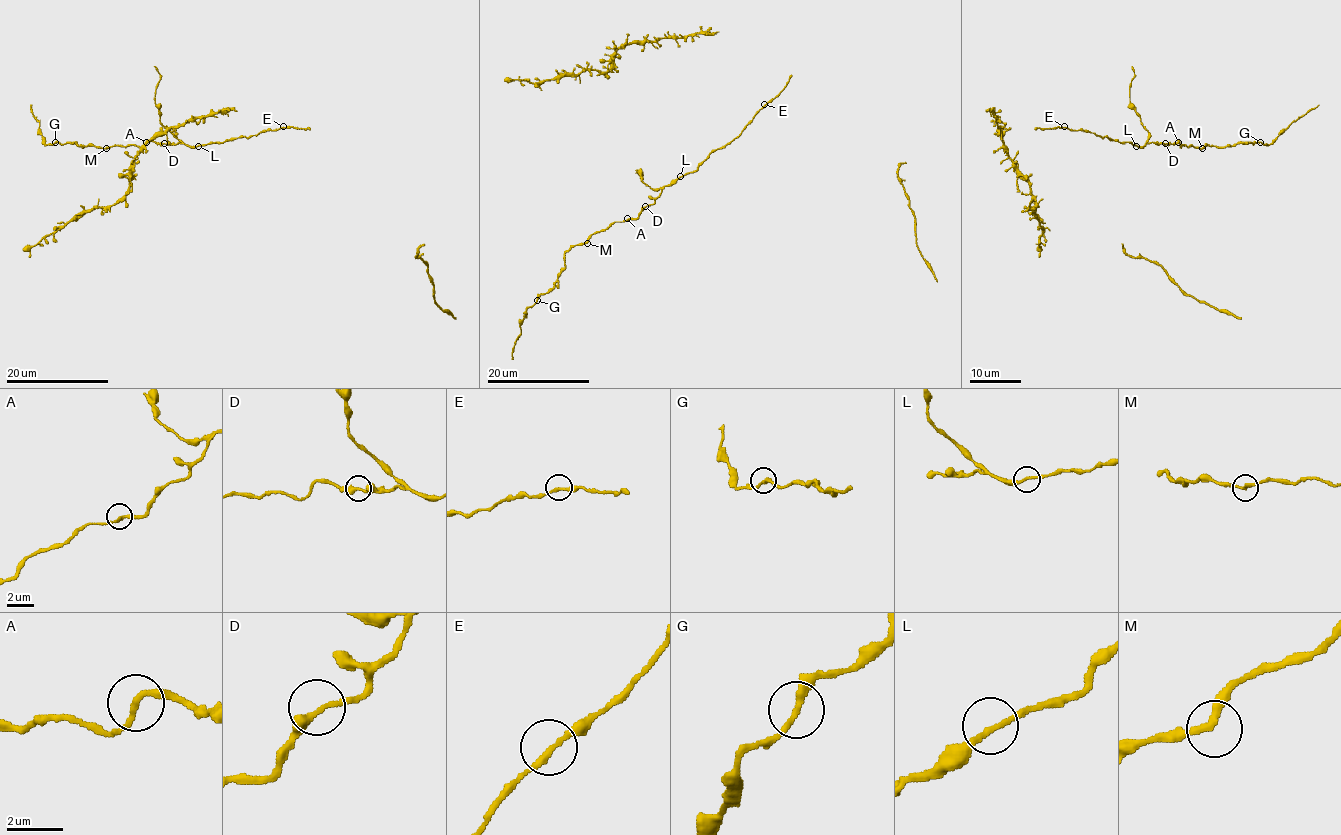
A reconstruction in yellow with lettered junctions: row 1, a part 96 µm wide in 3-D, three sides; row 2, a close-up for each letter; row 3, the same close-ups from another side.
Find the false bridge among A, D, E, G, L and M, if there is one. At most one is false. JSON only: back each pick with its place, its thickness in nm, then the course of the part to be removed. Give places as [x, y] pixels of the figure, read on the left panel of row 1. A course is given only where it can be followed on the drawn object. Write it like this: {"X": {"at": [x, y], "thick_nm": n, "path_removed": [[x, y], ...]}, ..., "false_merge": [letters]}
{"false_merge": []}

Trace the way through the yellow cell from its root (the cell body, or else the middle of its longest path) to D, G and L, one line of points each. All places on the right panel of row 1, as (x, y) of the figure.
D: (1064, 128), (1088, 130), (1136, 146), (1165, 143)
G: (1064, 128), (1088, 130), (1136, 146), (1178, 141), (1181, 147), (1184, 144), (1201, 148), (1260, 142)
L: (1064, 128), (1088, 130), (1136, 146)

